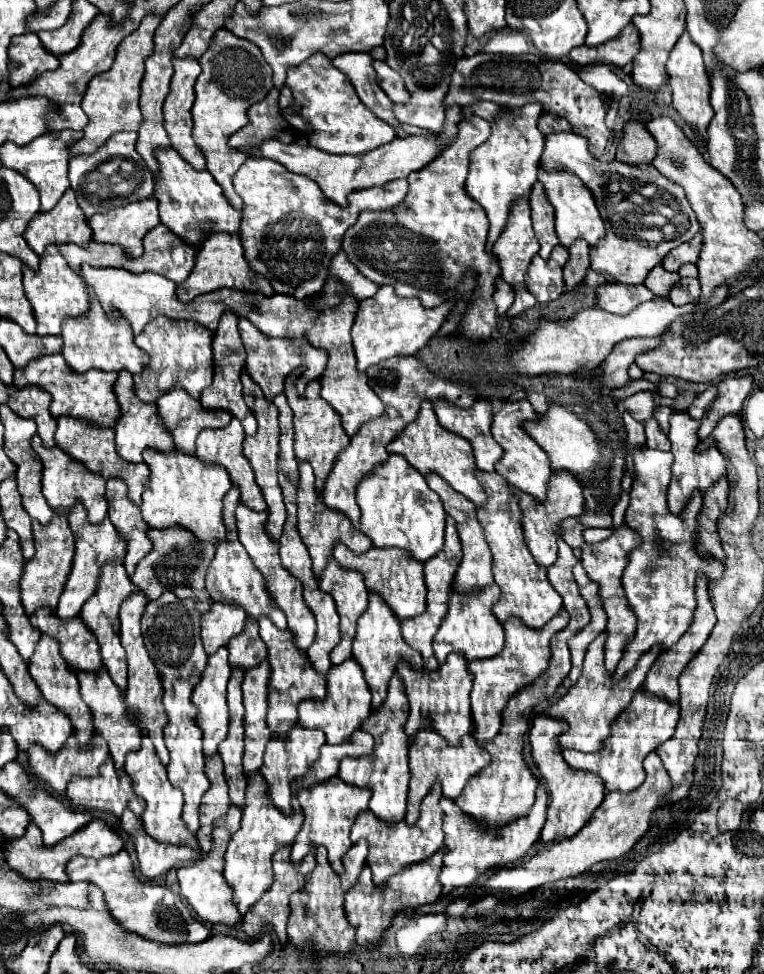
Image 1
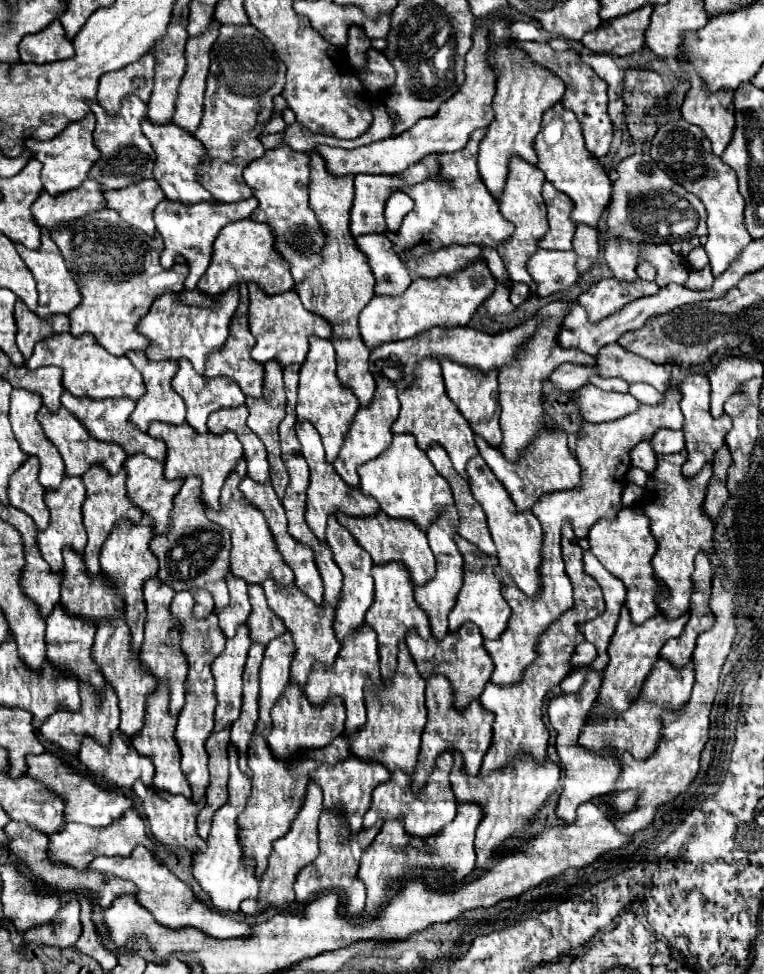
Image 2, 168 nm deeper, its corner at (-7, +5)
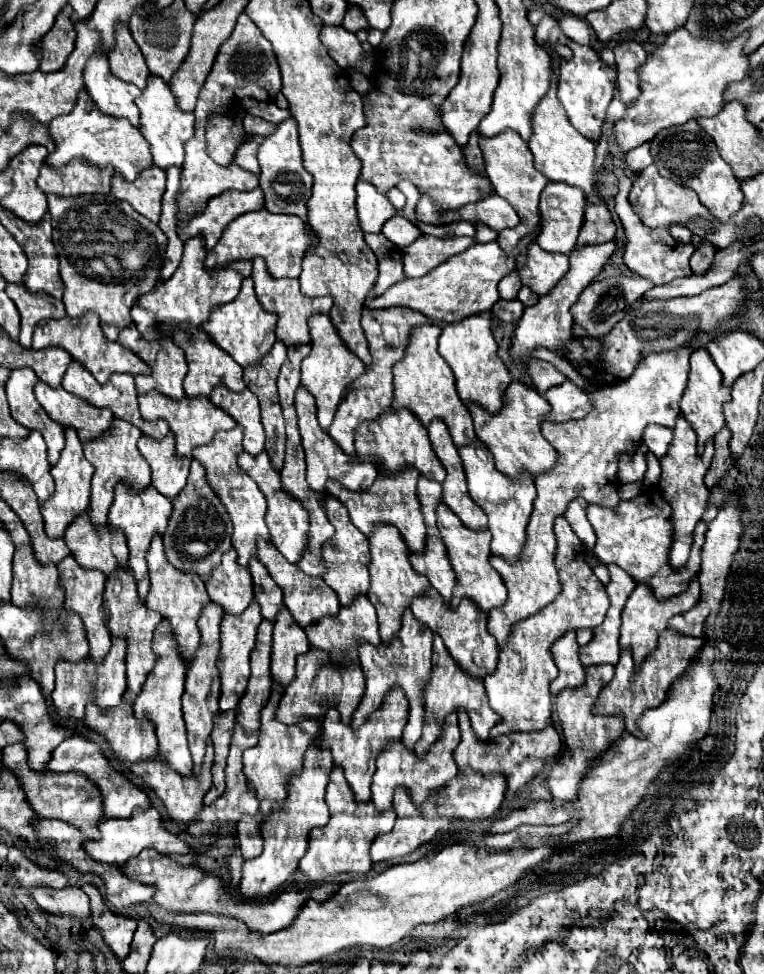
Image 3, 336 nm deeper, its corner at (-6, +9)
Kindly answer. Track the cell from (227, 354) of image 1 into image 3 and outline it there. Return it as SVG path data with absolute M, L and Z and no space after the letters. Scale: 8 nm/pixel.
M244 278L236 300L222 304L220 308L214 308L212 316L208 318L208 324L204 324L204 332L208 332L212 336L212 340L244 368L252 362L258 362L264 354L270 352L270 348L276 340L274 330L276 330L276 316L272 316L272 312L264 312L264 308L260 308L260 302L254 294L252 278Z

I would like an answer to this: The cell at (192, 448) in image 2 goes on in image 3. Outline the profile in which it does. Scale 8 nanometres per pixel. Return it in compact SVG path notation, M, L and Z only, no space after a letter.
M146 392L138 396L138 404L142 418L146 420L164 418L170 424L170 430L176 434L176 452L186 458L192 458L192 450L196 446L208 444L214 438L216 430L236 428L236 420L232 420L232 416L226 416L226 412L212 408L208 396L200 396L200 400L188 400L188 396L184 400L168 400L168 396L160 396L160 392Z

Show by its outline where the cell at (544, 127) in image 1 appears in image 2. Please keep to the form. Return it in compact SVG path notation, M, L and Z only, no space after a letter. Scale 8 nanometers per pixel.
M559 102L551 106L542 117L541 132L535 138L535 150L539 156L537 168L545 174L545 178L563 194L567 194L573 200L571 220L575 224L589 224L597 228L601 214L605 212L609 198L611 198L611 180L593 158L583 142L581 126L575 120L575 114L563 108Z

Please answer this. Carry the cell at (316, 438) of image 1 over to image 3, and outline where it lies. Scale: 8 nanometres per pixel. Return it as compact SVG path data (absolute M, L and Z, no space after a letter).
M312 314L308 318L308 324L310 324L310 332L312 332L312 350L302 360L302 384L316 398L318 422L320 422L322 430L328 430L328 426L332 424L332 418L336 414L336 408L344 396L346 386L350 382L354 382L356 376L364 374L364 364L360 362L360 358L352 356L352 352L348 352L348 348L344 348L344 342L340 340L340 336L336 336L336 328L328 314Z

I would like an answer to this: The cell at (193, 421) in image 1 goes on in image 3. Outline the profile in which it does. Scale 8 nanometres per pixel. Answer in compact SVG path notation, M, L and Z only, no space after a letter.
M196 328L196 336L184 336L184 332L174 332L174 342L176 342L176 346L180 346L186 352L186 360L190 366L190 370L184 378L186 396L190 396L190 398L210 396L214 386L218 386L220 382L234 392L242 392L246 388L246 384L242 380L244 368L240 368L240 364L236 364L236 360L232 360L232 356L228 356L222 348L216 348L216 344L212 344L212 340L208 340L208 334L202 328Z

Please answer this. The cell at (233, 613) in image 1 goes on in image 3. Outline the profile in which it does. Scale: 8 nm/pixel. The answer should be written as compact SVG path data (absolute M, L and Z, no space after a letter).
M236 550L224 552L220 564L212 570L206 582L208 596L218 602L228 614L242 614L254 598L252 574L236 564Z

